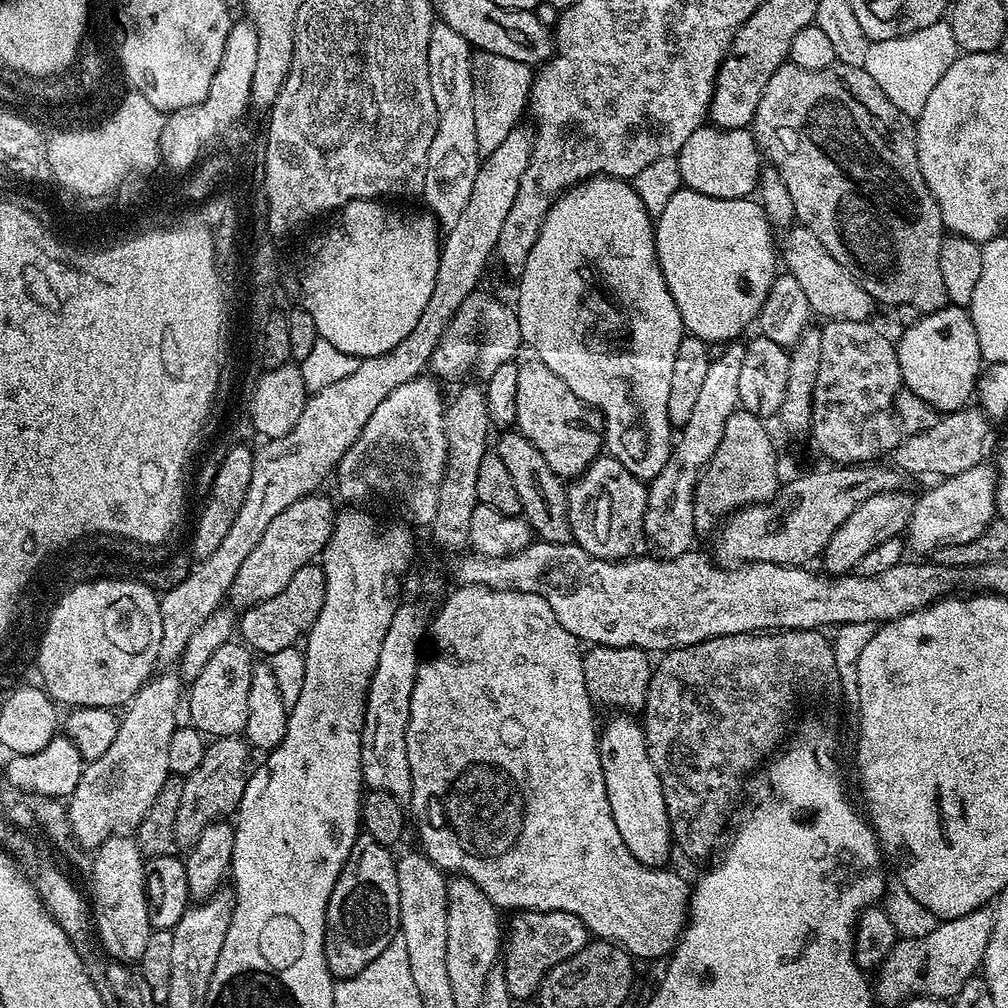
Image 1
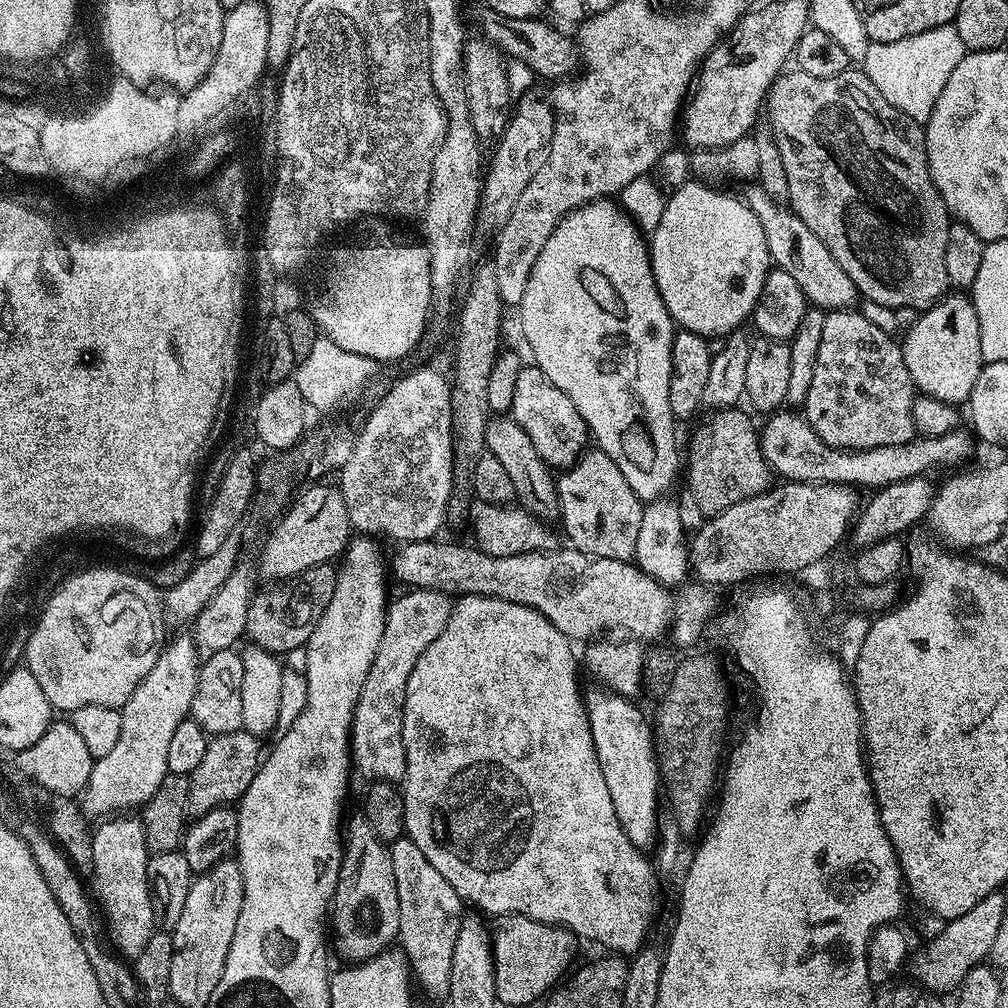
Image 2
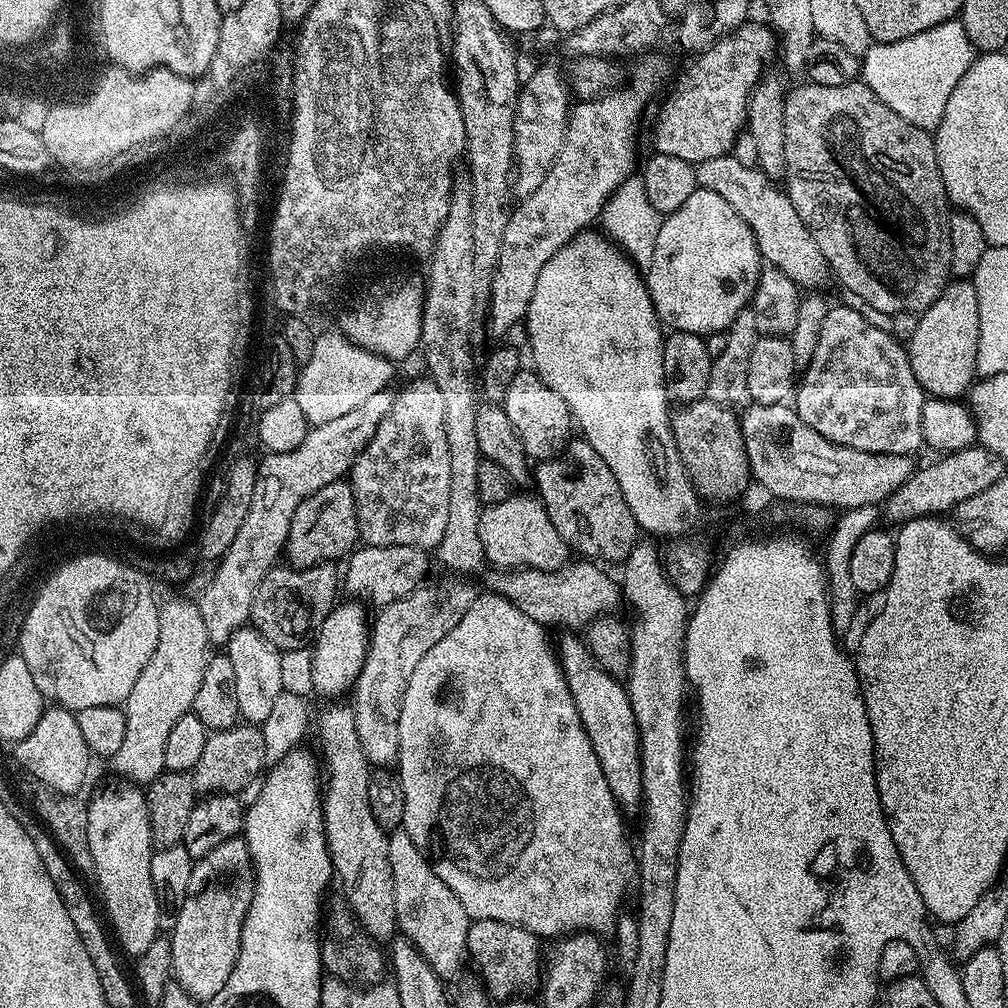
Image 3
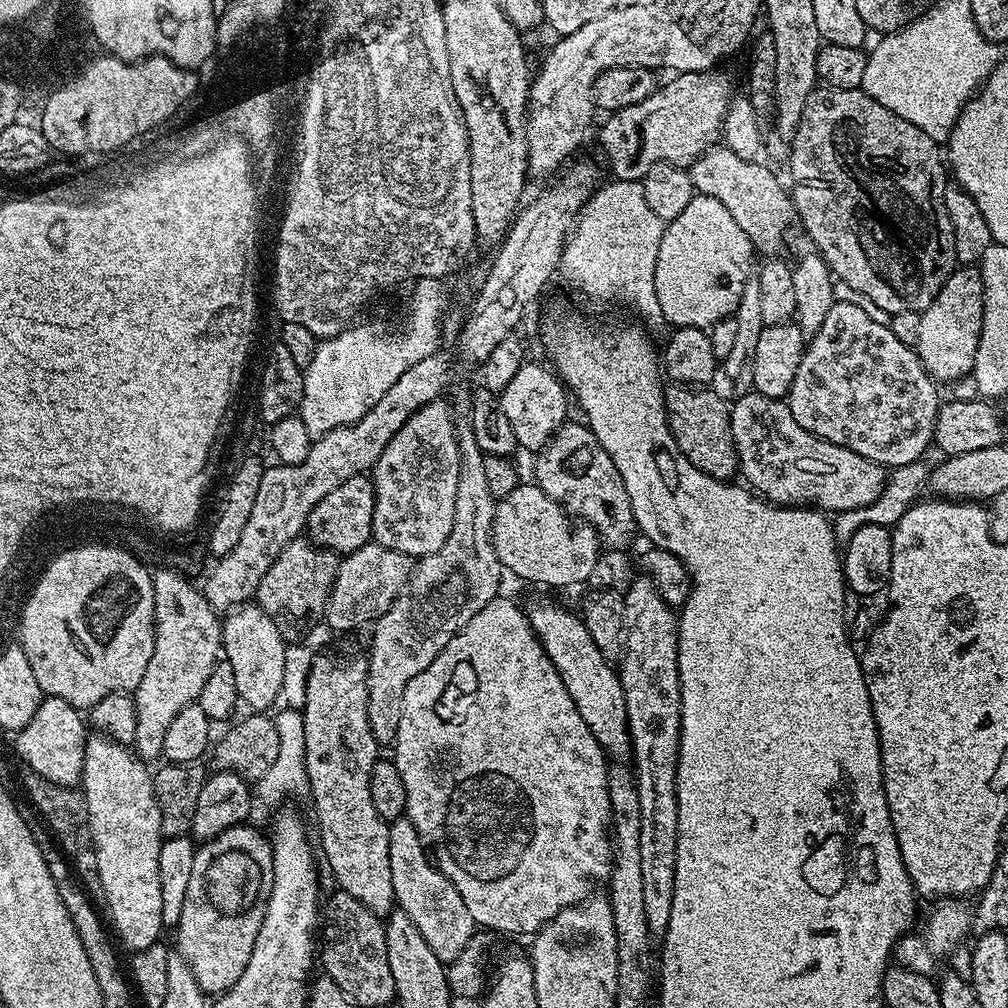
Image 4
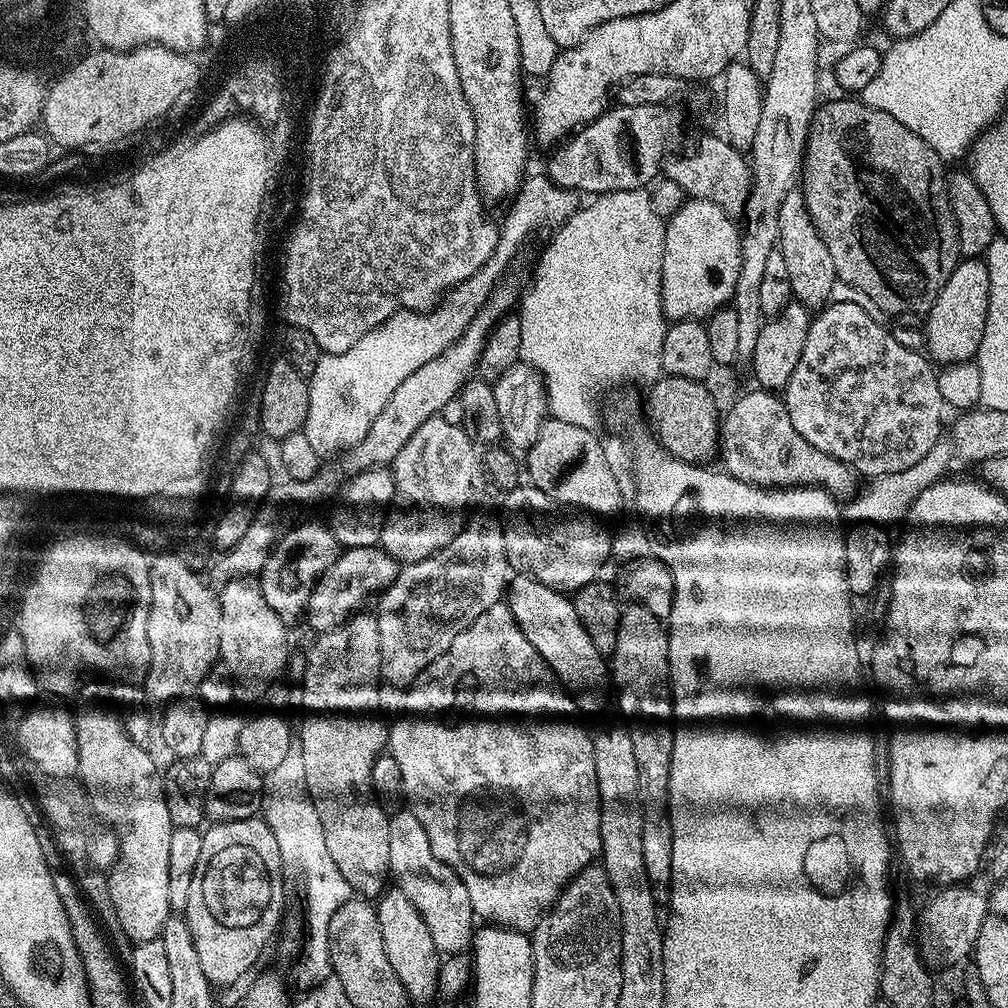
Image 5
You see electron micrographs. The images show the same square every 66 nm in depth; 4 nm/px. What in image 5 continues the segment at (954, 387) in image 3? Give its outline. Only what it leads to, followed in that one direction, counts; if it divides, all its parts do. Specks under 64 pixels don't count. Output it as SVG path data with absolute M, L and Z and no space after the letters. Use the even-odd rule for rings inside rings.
M964 258L946 278L946 286L938 294L932 309L926 314L926 352L937 365L956 364L975 357L986 330L986 314L990 298L988 265L980 258Z

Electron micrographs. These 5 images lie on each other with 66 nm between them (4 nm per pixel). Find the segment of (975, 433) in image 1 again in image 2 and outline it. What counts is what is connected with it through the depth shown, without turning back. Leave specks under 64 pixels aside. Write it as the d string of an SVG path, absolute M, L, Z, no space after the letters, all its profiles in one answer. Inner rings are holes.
M776 410L759 429L760 449L769 469L788 482L801 484L846 484L857 490L879 490L894 482L909 480L931 473L931 468L948 468L960 464L972 452L973 437L957 430L941 436L920 436L898 446L878 446L854 452L847 448L835 448L822 438L804 419L803 415Z

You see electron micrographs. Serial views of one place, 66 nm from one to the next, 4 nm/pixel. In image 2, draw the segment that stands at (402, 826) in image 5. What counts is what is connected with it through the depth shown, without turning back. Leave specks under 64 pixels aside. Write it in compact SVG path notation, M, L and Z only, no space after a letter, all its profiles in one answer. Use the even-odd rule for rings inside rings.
M407 838L391 841L390 851L394 862L394 882L398 886L398 937L408 966L415 979L424 983L432 996L447 997L450 990L450 962L454 959L454 942L462 919L460 895L426 862L426 854Z

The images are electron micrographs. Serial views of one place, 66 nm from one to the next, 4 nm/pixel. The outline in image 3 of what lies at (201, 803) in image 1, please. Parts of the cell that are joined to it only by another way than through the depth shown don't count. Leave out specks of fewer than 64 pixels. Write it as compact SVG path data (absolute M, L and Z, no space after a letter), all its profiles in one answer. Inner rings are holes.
M237 722L232 728L213 731L202 750L202 758L198 758L198 766L194 769L196 791L200 794L243 793L247 784L257 783L258 777L265 771L264 760L268 759L263 727Z

